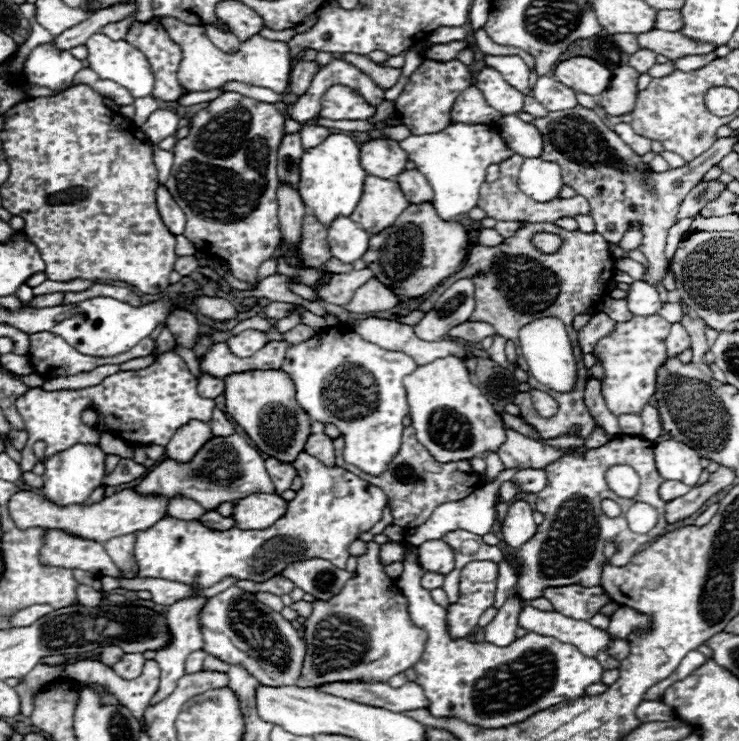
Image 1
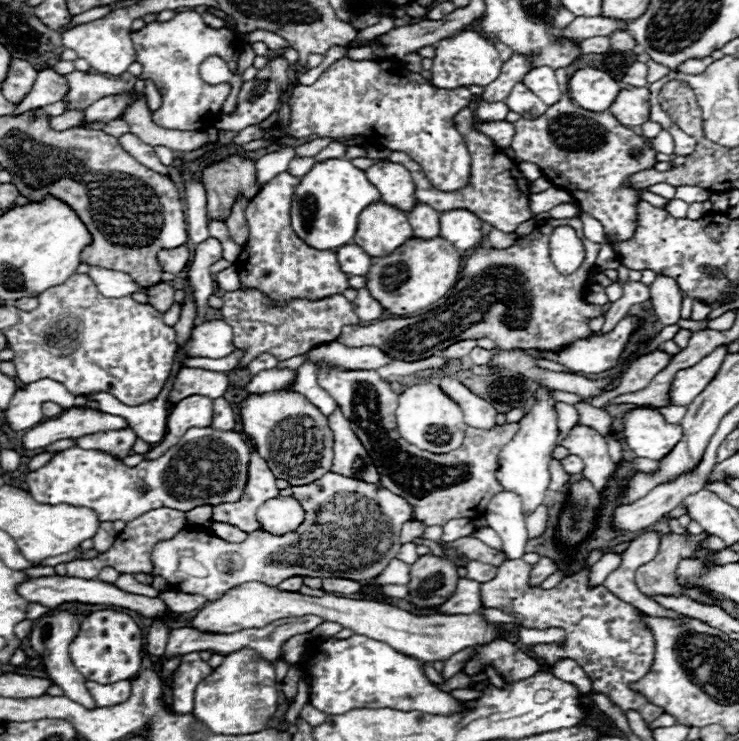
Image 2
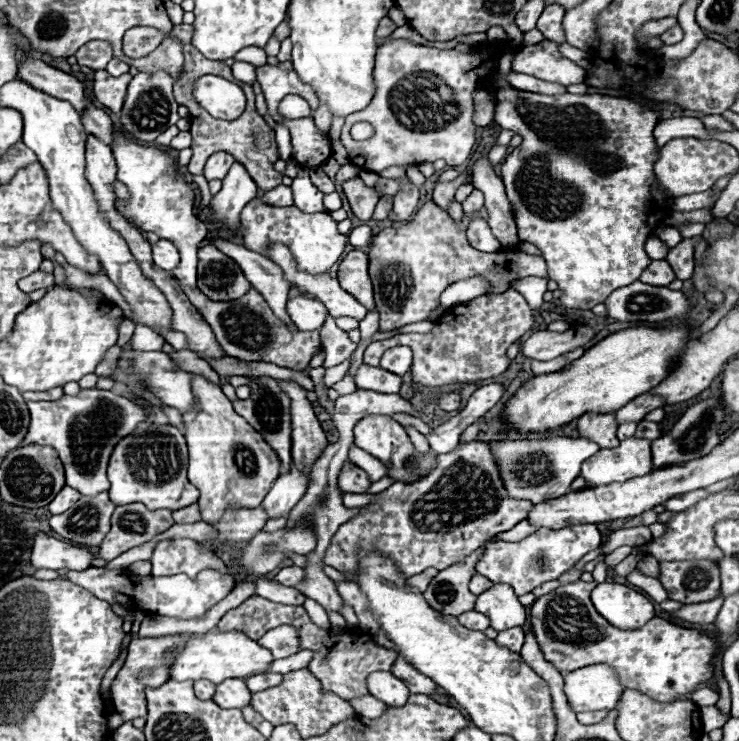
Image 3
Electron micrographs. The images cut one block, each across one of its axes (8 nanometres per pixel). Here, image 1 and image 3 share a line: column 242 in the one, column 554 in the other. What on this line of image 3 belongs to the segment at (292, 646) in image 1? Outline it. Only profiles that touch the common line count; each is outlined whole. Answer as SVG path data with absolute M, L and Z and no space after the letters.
M572 582L538 598L532 604L532 628L544 652L544 658L562 674L592 666L608 664L614 668L624 688L638 690L656 702L672 702L694 692L712 678L712 658L718 650L718 638L704 636L696 628L684 628L662 618L650 620L638 630L612 628L588 600L594 582Z

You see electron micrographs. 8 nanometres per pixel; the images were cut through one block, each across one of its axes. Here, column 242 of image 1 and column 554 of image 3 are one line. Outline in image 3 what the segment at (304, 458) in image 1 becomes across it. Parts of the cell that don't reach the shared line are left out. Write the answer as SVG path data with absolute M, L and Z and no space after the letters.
M578 524L578 526L572 526L572 528L560 528L560 530L556 530L556 532L550 530L550 528L538 528L532 536L526 536L526 538L520 540L520 542L504 542L504 540L488 542L488 544L484 546L484 552L482 552L480 560L476 562L476 572L488 576L492 582L510 584L518 596L524 596L524 594L532 592L536 586L544 584L544 582L548 582L548 580L556 580L556 578L560 578L564 572L572 570L572 566L574 566L584 554L588 554L590 550L598 548L600 544L602 544L602 538L600 538L600 532L598 532L596 524Z

